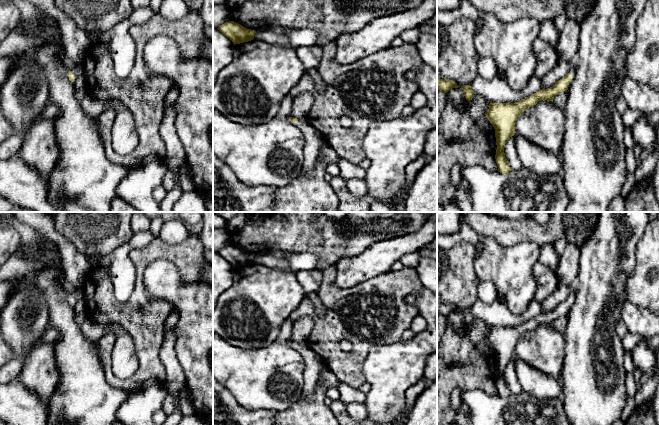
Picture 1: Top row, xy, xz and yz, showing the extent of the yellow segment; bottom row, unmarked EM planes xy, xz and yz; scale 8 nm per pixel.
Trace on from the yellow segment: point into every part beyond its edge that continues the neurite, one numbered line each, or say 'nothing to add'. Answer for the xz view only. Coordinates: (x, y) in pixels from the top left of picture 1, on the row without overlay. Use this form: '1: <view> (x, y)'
1: xz (314, 363)

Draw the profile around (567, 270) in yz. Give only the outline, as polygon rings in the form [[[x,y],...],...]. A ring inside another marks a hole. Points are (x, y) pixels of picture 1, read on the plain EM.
[[[567,244],[563,254],[559,257],[556,271],[558,282],[570,287],[575,286],[578,272],[579,249],[573,244]]]

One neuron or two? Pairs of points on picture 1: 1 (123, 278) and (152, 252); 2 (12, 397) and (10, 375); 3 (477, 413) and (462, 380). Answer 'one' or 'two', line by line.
1: two
2: two
3: two

